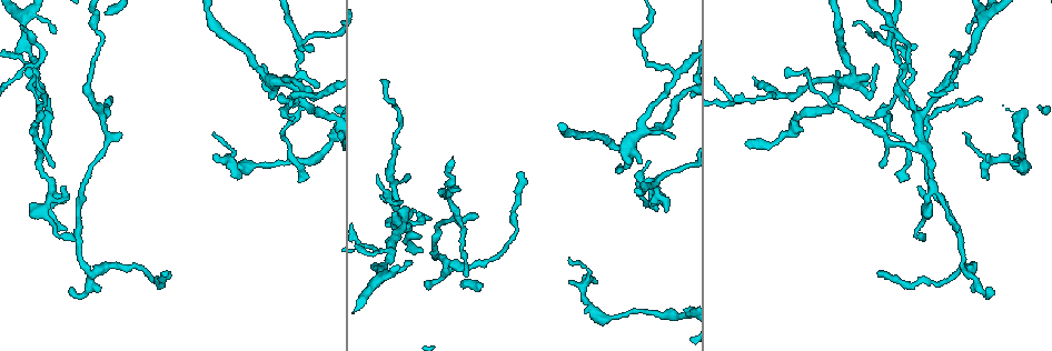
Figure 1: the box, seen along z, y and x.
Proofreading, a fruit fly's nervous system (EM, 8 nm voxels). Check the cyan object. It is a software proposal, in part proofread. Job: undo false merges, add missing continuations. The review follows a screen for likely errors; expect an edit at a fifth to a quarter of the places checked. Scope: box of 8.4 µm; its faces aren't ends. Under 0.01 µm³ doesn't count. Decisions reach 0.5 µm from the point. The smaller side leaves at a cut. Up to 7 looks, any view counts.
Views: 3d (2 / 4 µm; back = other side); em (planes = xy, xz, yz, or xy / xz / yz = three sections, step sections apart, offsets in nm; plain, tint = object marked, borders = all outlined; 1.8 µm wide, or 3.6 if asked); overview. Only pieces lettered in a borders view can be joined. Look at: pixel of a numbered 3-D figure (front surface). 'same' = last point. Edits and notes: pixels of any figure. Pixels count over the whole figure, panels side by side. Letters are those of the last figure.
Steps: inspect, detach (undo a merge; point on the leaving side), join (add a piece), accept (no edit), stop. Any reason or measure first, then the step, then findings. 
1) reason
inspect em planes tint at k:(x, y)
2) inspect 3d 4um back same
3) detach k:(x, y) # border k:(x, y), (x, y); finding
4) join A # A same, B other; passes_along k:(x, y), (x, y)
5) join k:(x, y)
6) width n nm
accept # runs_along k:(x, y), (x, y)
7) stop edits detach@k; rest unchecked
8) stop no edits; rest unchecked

four or more arms meet
inspect em yz step 8 tint at 1:(284, 80)

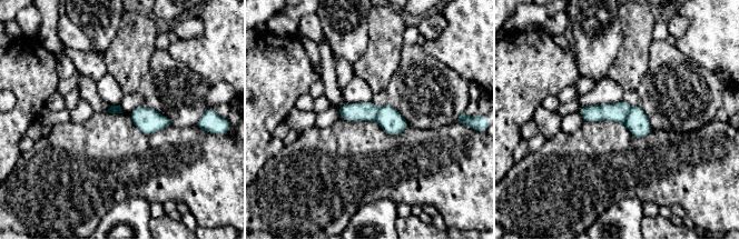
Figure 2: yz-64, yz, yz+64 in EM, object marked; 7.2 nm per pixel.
inspect em planes borders same

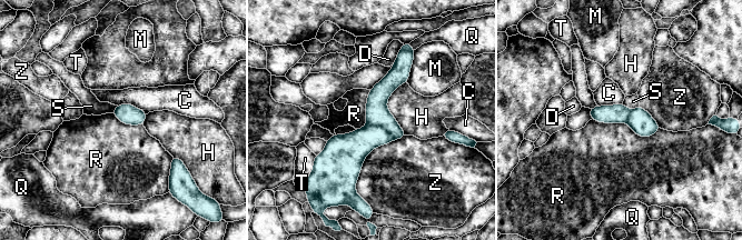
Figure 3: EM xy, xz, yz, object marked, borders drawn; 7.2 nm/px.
width 150 nm
detach 3:(355, 147) # C other, D other, H other, M other, Q other, R other, S other, T other, Z other; border 3:(367, 123), (382, 126), (396, 139); a second neuron is stuck on

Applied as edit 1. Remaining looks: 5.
redraw
inspect overview

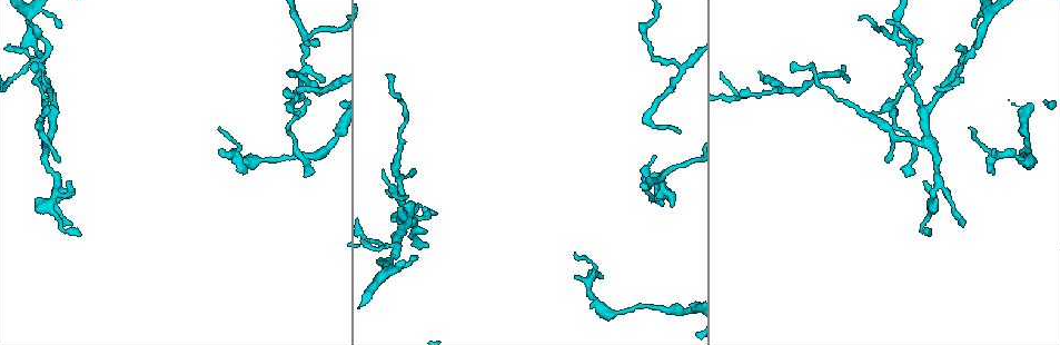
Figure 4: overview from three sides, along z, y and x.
thin neck
inspect em planes borders at 4:(962, 60)

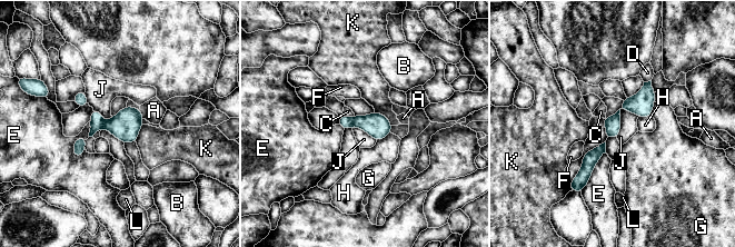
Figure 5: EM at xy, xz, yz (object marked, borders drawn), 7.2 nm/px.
accept # A other, B other, C other, D other, E other, F other, G other, H other, J other, K other, L other; border 5:(637, 115), (621, 111), (616, 137); one neuron here

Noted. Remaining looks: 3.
abrupt turn
inspect 3d 2um at 4:(57, 187)

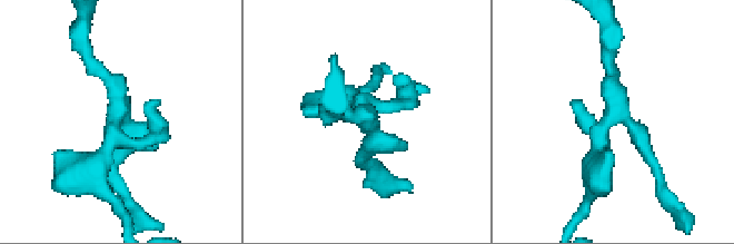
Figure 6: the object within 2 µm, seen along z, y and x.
now the EM
inspect em planes borders at 6:(610, 116)

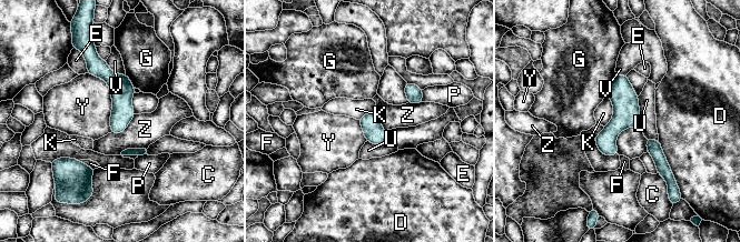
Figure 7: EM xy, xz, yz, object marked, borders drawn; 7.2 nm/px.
width 150 nm
accept # C other, D other, E other, F other, G other, K other, P other, U other, V other, Y other, Z other; border 7:(608, 97), (613, 116), (603, 127); all the same neuron

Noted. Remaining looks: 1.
stop edits detach@3; rest unchecked

